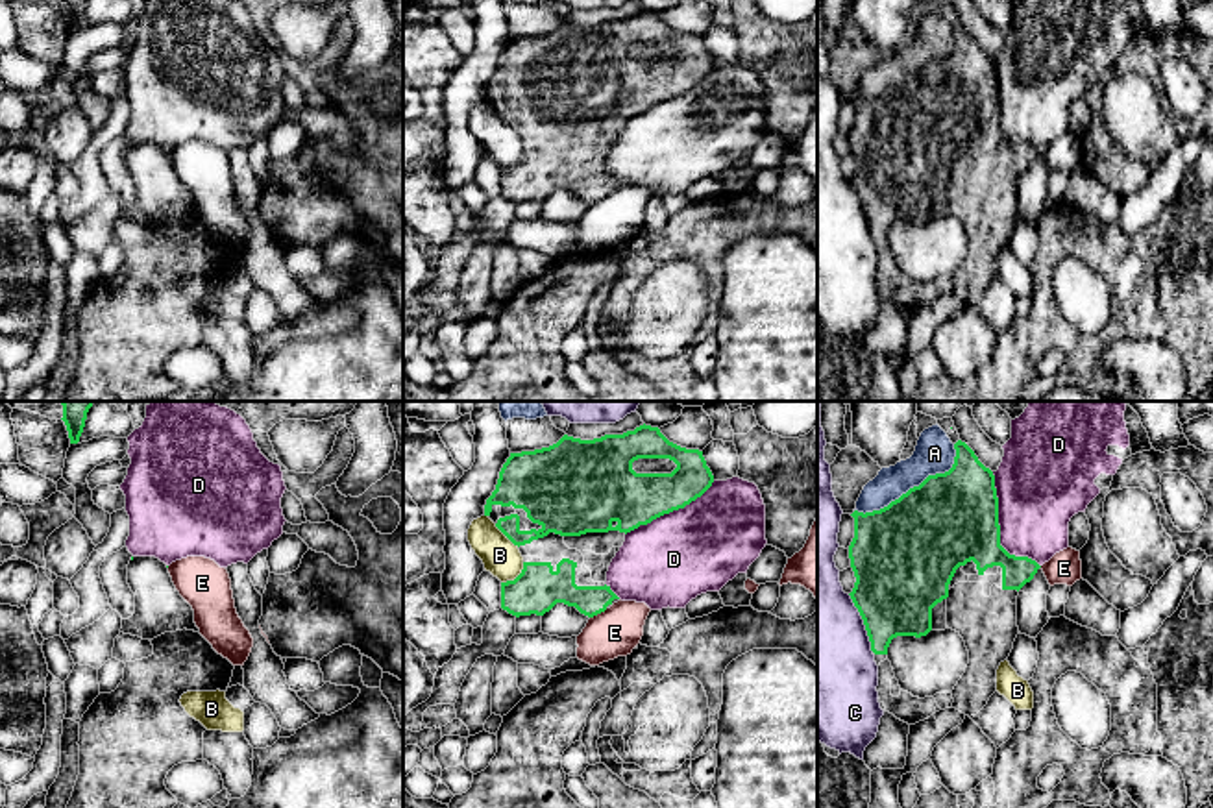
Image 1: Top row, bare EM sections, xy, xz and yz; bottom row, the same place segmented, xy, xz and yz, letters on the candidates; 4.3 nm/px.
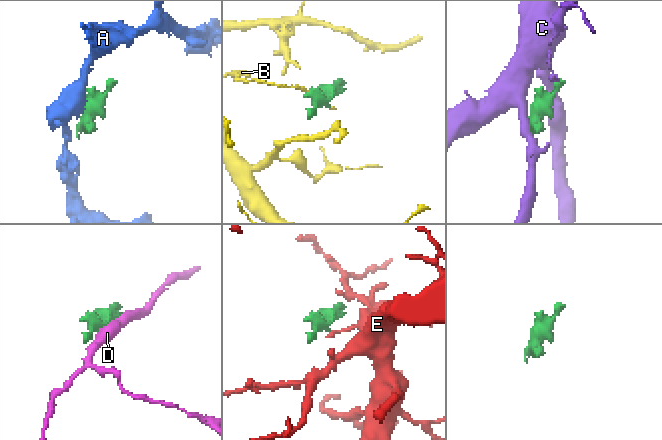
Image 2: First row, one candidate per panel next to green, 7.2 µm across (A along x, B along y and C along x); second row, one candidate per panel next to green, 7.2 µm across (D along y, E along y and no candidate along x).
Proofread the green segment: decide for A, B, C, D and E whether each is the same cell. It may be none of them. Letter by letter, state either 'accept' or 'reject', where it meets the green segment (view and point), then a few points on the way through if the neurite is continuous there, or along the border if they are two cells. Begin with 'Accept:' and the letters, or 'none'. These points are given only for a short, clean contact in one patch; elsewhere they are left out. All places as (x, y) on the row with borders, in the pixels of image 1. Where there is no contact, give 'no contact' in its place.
Accept: none
A: reject; contact yz (914, 487)
B: reject; contact xz (516, 577)
C: reject; contact yz (864, 624)
D: reject; contact yz (999, 527)
E: reject; contact xz (598, 612); border xz (607, 609), (590, 618)

